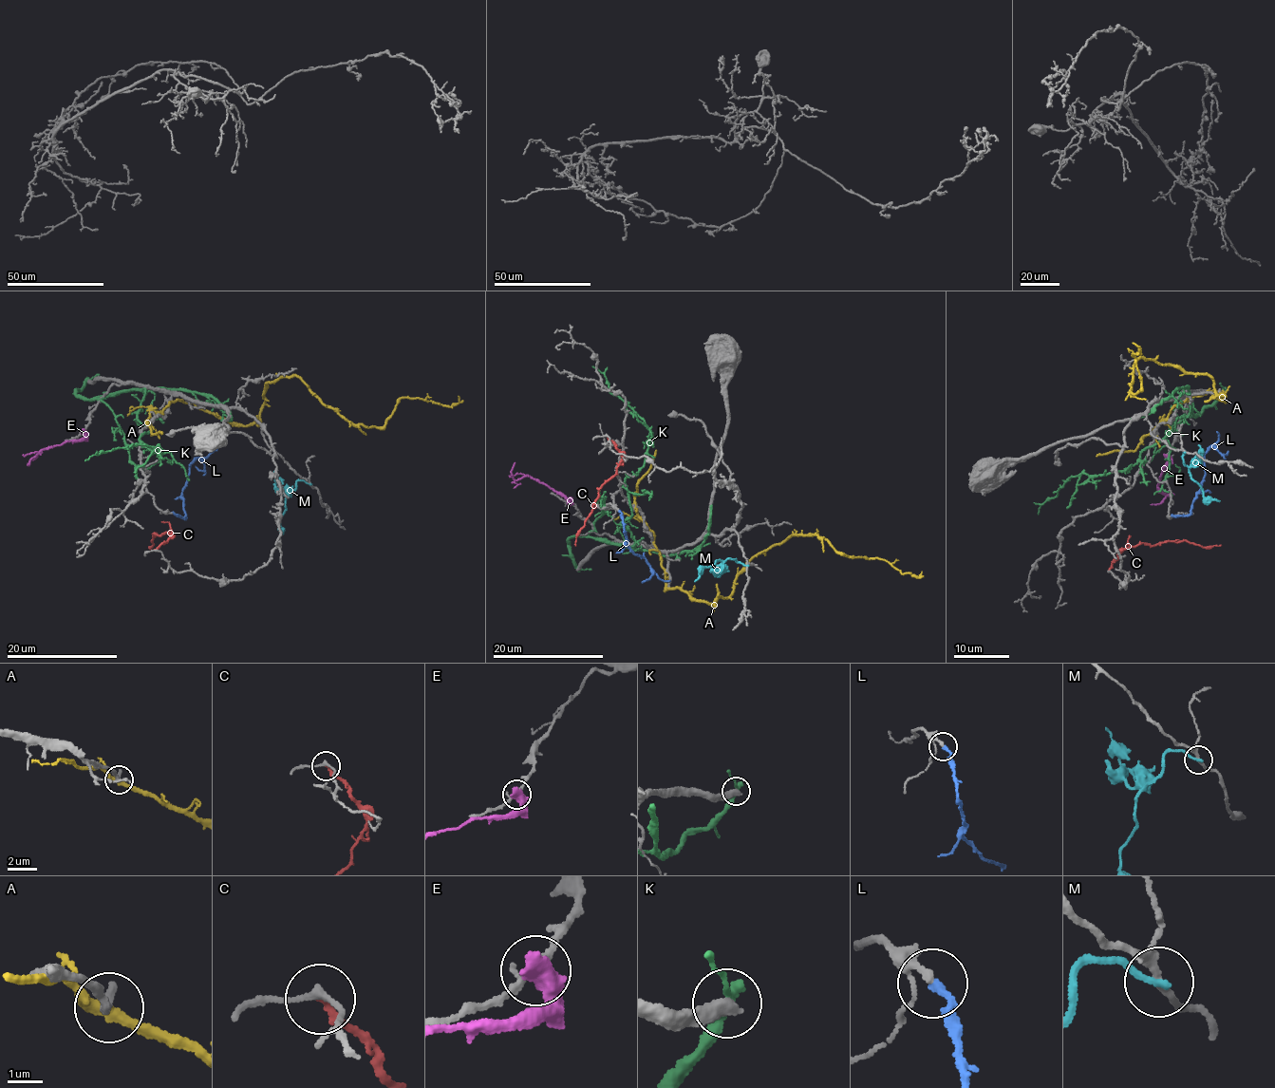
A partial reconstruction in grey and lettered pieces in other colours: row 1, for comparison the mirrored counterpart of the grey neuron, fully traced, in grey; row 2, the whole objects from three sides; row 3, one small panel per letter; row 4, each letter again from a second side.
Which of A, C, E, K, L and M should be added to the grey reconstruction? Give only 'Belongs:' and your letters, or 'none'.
Belongs: none

